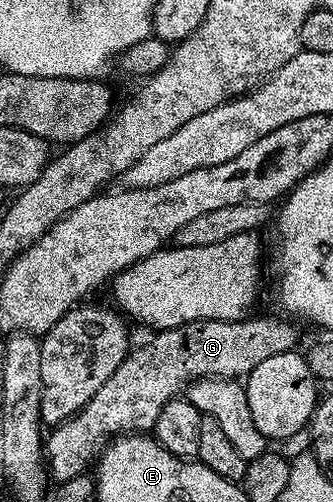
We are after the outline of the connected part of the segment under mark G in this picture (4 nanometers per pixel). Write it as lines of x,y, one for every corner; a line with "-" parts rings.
246,317
234,322
222,322
220,319
203,319
188,323
186,326
157,332
148,343
140,348
129,350
128,356
114,369
110,381
90,397
90,401
71,419
51,428
52,436
48,435
43,444
47,474
57,484
70,481
74,477
85,474
93,466
94,460
100,455
113,437
135,436
137,433
151,432
157,423
158,415
170,400
177,398
181,391
191,382
202,378
240,379
246,377
255,365
266,361
275,353
293,350
298,337
295,329
288,325
287,320
268,320
264,317
252,320

